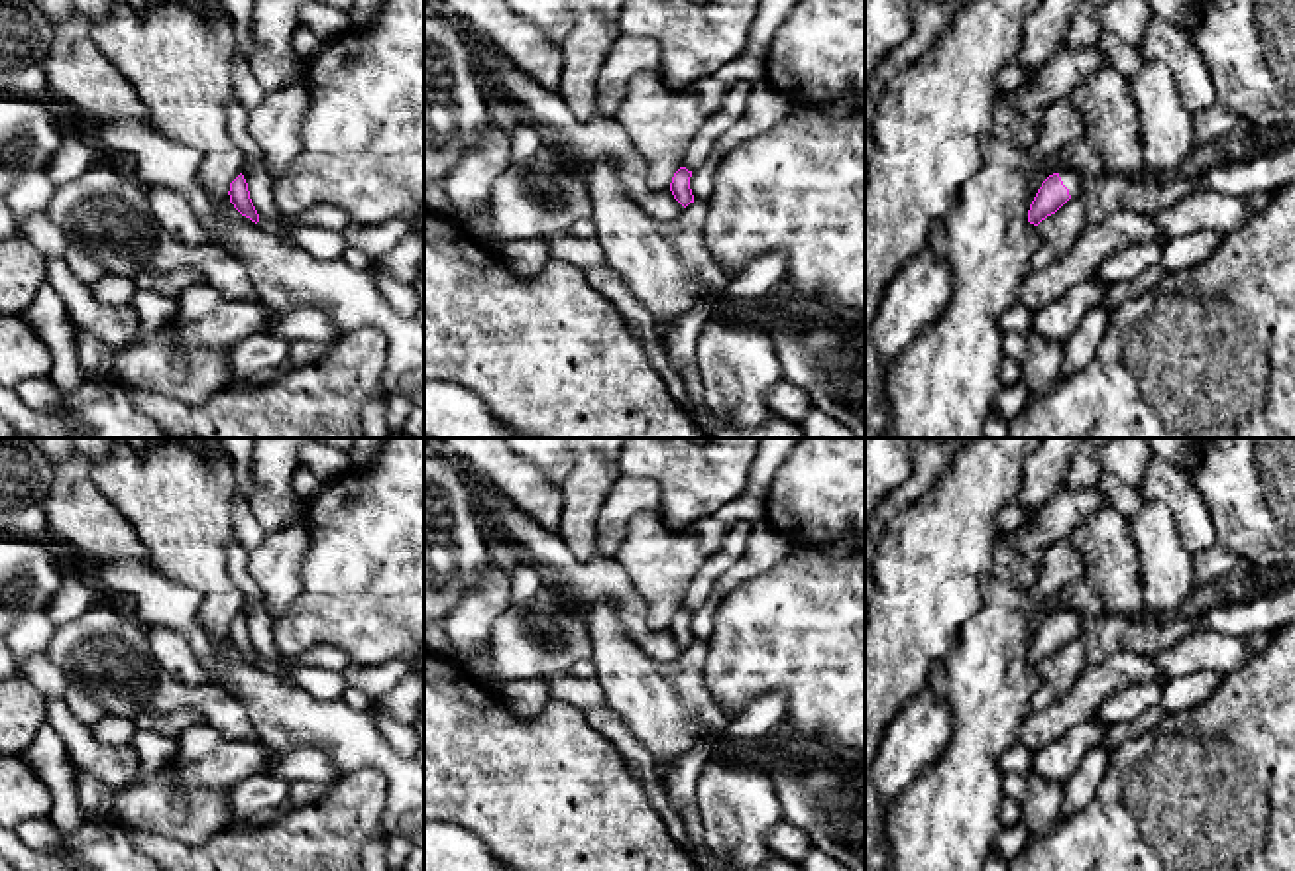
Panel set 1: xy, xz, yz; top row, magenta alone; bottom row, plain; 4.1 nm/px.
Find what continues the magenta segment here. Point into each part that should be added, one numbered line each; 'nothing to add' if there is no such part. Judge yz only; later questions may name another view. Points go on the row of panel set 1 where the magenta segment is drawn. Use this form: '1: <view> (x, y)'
1: yz (1071, 179)

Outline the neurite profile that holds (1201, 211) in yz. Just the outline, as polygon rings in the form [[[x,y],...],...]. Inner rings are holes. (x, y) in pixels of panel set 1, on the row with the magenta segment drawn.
[[[1197,189],[1171,208],[1154,216],[1159,228],[1157,244],[1195,232],[1228,232],[1248,222],[1262,199],[1234,197],[1211,189]]]

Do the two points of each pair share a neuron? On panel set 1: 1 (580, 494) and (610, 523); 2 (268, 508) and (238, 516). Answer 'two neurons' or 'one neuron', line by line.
1: two neurons
2: two neurons

